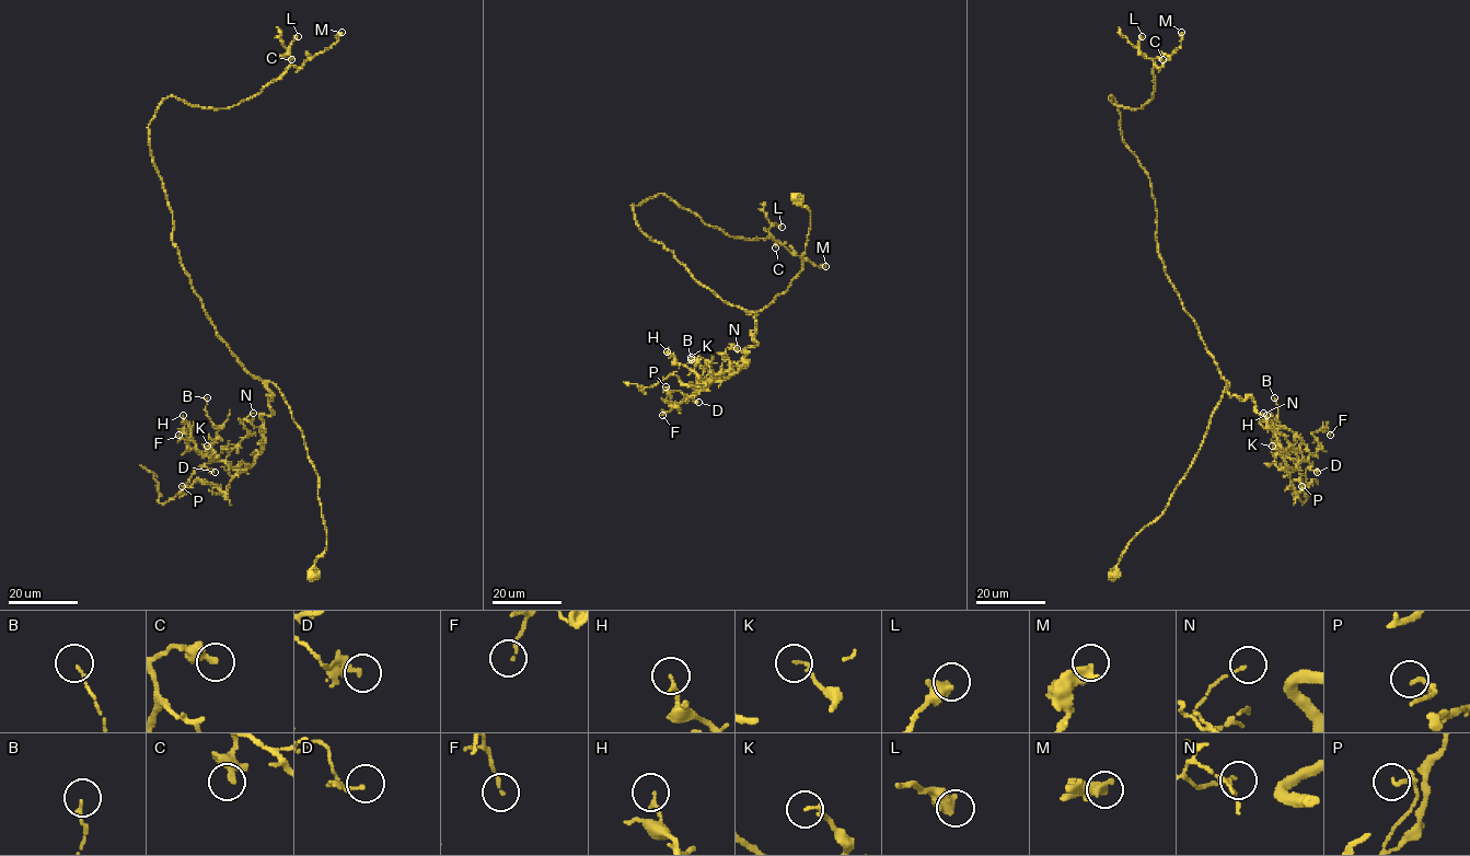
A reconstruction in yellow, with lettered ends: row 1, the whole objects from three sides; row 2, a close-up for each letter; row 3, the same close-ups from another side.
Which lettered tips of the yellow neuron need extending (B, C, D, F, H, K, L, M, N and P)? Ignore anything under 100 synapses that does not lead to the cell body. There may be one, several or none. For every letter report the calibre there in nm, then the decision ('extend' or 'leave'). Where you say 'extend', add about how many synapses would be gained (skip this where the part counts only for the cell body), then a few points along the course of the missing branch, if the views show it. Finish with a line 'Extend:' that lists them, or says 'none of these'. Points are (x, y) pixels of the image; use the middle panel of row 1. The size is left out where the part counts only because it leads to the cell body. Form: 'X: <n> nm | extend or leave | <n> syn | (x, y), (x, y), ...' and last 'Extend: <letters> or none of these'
B: 100 nm | leave
C: 320 nm | leave
D: 180 nm | leave
F: 110 nm | leave
H: 160 nm | leave
K: 140 nm | leave
L: 550 nm | leave
M: 400 nm | leave
N: 80 nm | leave
P: 130 nm | leave
Extend: none of these

